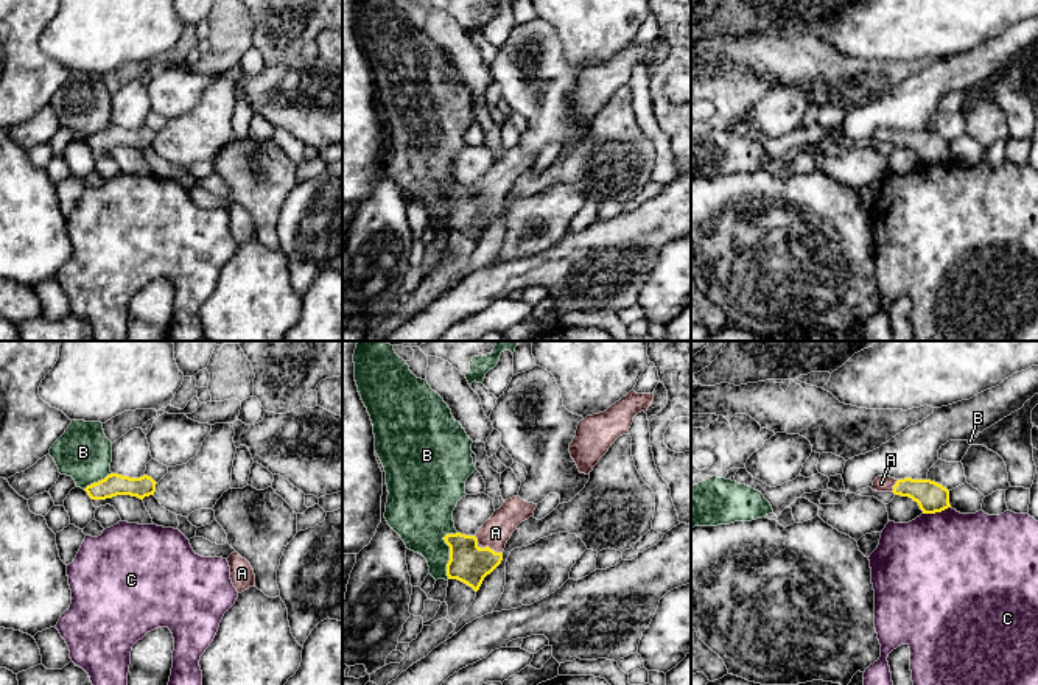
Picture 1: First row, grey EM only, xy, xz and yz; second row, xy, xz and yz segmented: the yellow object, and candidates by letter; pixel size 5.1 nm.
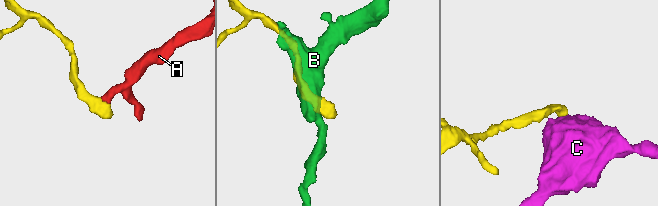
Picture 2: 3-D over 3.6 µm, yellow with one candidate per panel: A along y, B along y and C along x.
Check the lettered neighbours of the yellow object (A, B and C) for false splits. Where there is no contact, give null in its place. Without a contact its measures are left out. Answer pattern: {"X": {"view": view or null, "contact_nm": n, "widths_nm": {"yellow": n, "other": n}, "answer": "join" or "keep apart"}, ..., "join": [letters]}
{"A": {"view": "xz", "contact_nm": 110, "widths_nm": {"yellow": 200, "other": 150}, "answer": "join"}, "B": {"view": "xz", "contact_nm": 260, "widths_nm": {"yellow": 200, "other": 320}, "answer": "keep apart"}, "C": {"view": "yz", "contact_nm": 150, "widths_nm": {"yellow": 160, "other": 480}, "answer": "keep apart"}, "join": ["A"]}

